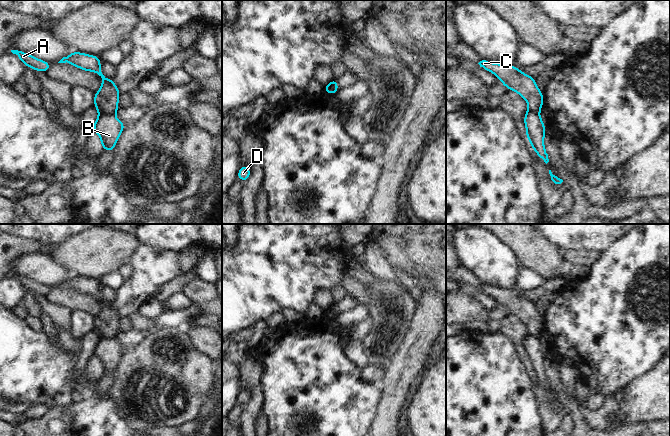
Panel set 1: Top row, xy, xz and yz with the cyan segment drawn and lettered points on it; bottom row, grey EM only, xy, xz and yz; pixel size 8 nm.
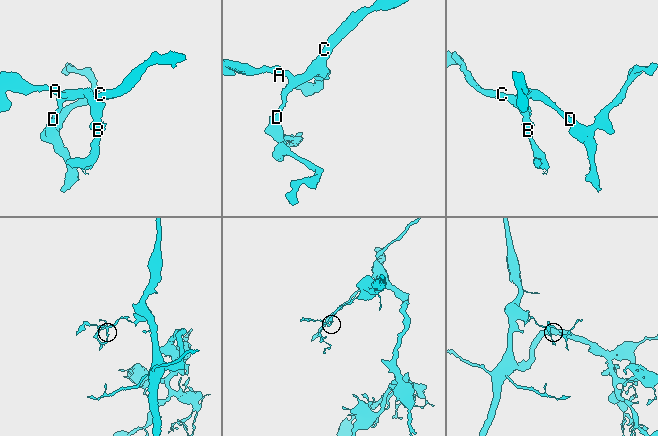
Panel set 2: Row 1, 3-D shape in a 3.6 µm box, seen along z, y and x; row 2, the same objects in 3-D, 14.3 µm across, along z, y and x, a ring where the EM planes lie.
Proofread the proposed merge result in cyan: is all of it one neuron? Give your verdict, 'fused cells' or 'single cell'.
fused cells

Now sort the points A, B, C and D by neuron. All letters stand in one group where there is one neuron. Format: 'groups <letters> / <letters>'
groups A C D / B

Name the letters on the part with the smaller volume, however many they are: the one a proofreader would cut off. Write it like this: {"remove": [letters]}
{"remove": ["B"]}

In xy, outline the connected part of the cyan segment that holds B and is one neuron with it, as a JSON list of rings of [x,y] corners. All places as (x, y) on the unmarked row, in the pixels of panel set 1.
[[[100,337],[95,344],[92,355],[97,357],[101,362],[101,369],[103,374],[113,376],[115,368],[117,367],[125,349],[121,343],[115,343],[116,338]]]

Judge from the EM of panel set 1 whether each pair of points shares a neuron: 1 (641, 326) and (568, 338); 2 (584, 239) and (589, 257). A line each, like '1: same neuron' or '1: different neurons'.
1: same neuron
2: different neurons

